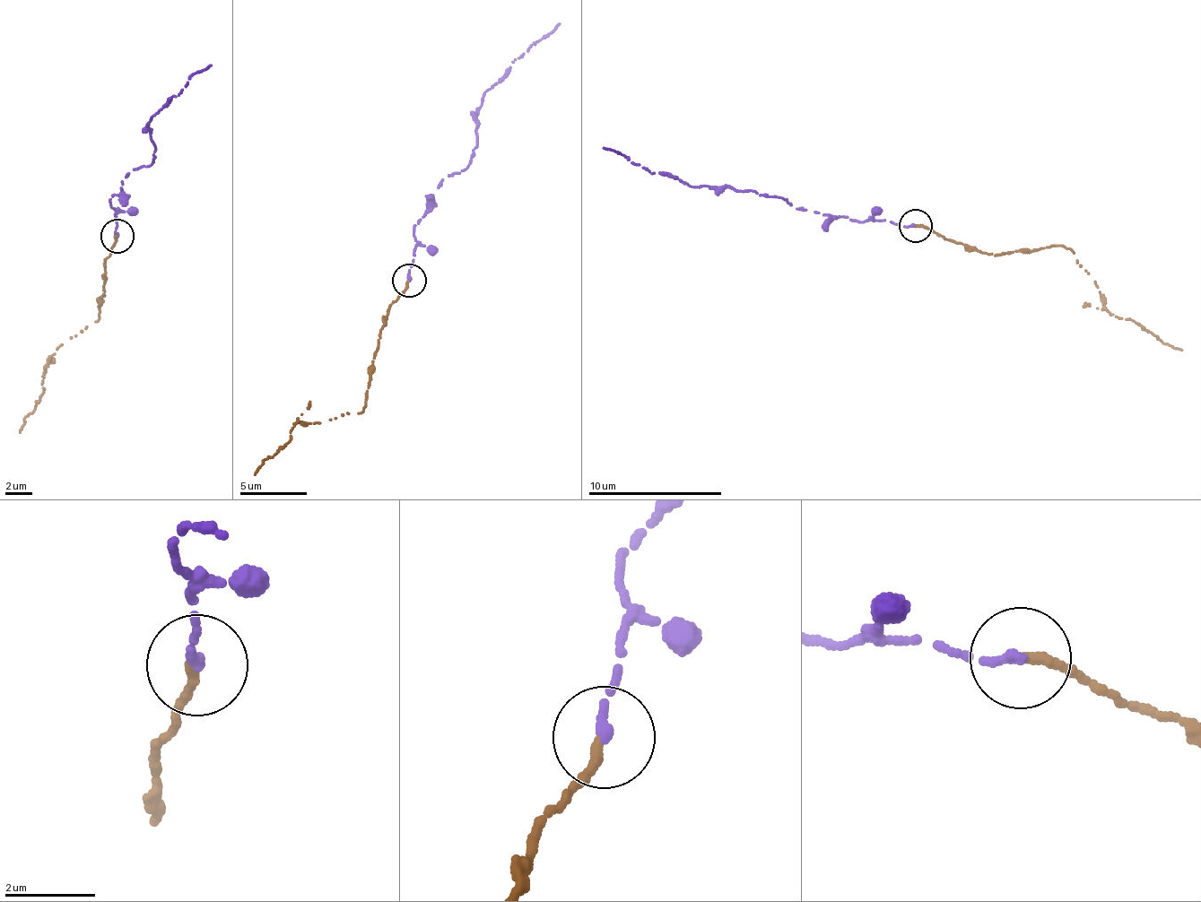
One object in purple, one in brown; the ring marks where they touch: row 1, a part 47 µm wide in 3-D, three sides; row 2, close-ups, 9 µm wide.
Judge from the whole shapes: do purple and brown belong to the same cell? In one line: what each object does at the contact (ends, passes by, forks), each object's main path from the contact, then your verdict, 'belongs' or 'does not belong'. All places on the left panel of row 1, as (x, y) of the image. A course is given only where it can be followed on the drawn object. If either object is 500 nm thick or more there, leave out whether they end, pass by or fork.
purple ends | brown ends | purple via (117, 235), (110, 203), (125, 173), (146, 168), (154, 161), (149, 119), (211, 66) | brown via (115, 236), (104, 263), (100, 316), (60, 345), (45, 368), (40, 397), (21, 433) | belongs

